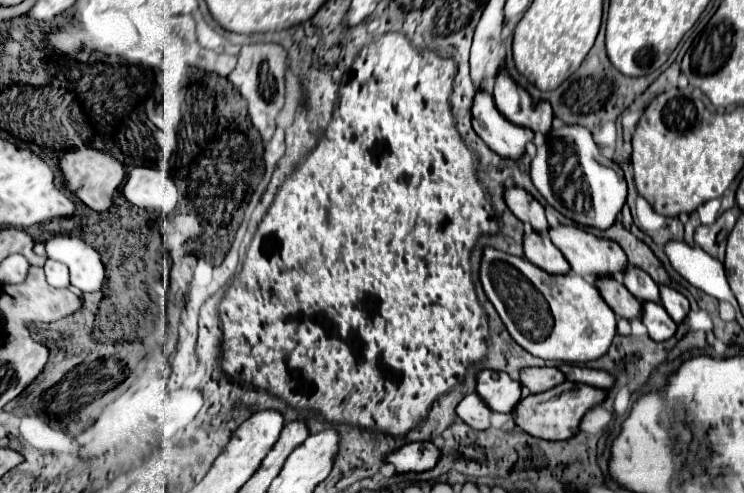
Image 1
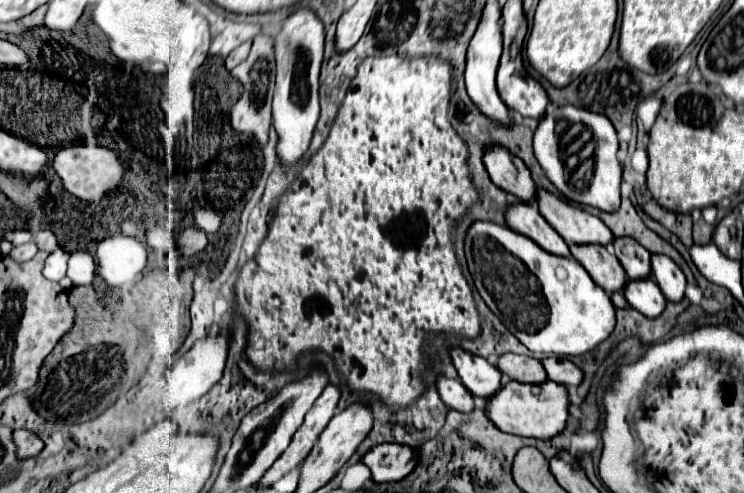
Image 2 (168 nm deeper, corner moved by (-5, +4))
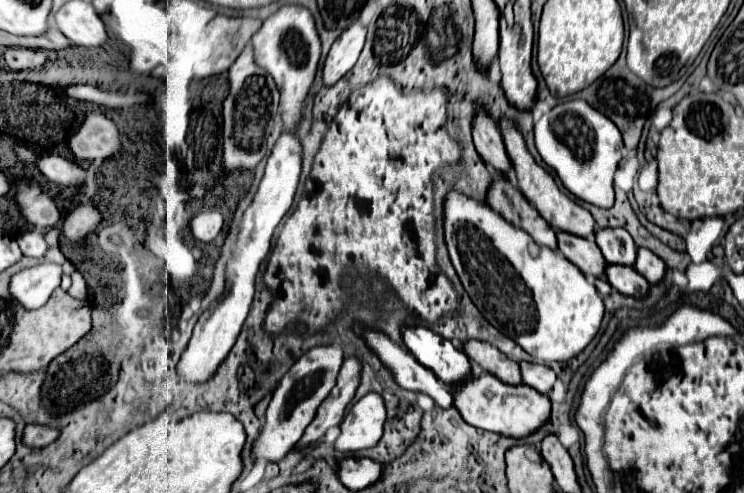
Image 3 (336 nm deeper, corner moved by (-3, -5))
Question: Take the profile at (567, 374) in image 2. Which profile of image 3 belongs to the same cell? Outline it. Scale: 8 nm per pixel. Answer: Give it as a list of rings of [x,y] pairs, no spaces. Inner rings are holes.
[[[521,361],[521,379],[525,385],[537,389],[539,393],[547,395],[555,383],[555,373],[547,367],[547,365],[539,365],[539,363],[529,363],[529,361]]]

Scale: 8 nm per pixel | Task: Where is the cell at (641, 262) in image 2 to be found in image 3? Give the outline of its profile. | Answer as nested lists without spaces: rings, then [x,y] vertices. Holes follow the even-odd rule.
[[[595,227],[595,241],[607,263],[623,263],[623,265],[635,263],[637,245],[631,239],[631,235],[627,235],[627,231],[623,231],[621,227],[615,229]]]

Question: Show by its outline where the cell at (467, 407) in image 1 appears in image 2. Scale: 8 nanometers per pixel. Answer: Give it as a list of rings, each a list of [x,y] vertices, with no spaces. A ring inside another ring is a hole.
[[[439,378],[437,380],[437,390],[441,394],[441,400],[457,410],[457,412],[473,412],[475,410],[475,402],[473,402],[473,394],[457,380],[453,378]]]

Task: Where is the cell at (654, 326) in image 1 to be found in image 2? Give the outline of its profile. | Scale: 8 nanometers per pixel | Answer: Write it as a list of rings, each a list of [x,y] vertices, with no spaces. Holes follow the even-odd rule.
[[[653,280],[629,282],[629,286],[625,286],[625,298],[631,304],[631,308],[635,308],[647,318],[659,318],[667,306],[665,296]]]

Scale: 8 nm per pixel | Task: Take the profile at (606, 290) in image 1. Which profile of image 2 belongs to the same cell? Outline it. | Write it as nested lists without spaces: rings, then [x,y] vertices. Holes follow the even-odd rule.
[[[571,246],[573,258],[589,272],[593,282],[607,294],[623,292],[627,278],[617,256],[605,246]]]

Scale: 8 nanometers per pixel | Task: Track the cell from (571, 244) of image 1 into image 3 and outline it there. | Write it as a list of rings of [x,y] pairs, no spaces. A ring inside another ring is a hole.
[[[501,117],[499,119],[499,129],[501,129],[503,141],[505,141],[505,149],[507,149],[509,161],[513,165],[513,169],[515,169],[515,175],[517,175],[517,187],[537,207],[537,211],[543,215],[543,219],[555,231],[567,231],[567,233],[573,233],[573,235],[579,235],[579,237],[593,235],[593,231],[595,231],[595,219],[591,217],[591,213],[585,207],[581,207],[577,201],[573,201],[567,193],[563,193],[559,189],[559,185],[555,183],[553,175],[531,157],[531,153],[529,153],[529,149],[525,145],[523,133],[519,131],[519,127],[515,127],[515,123],[511,119]]]

